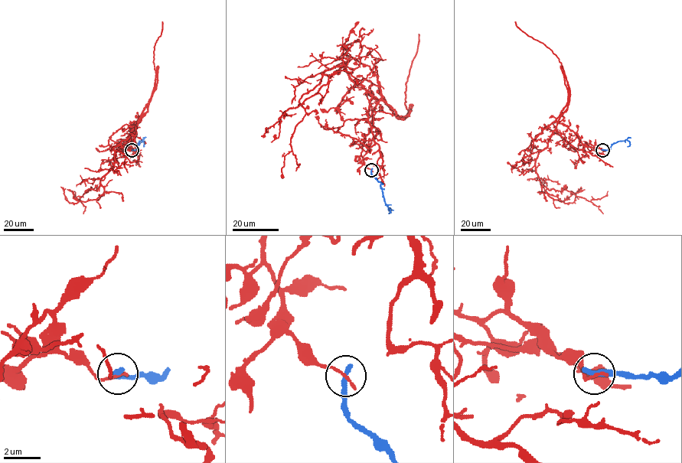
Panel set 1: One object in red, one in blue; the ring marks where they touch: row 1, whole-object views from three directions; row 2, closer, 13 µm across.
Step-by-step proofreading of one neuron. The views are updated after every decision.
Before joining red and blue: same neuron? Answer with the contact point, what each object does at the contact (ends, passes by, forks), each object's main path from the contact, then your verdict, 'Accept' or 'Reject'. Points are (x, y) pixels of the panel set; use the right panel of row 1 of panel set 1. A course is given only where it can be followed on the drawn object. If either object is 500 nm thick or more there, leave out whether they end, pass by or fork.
Place: (602, 150). At the ring red ends. At the ring blue ends. Course of red: (602, 150), (575, 148), (555, 130), (535, 168), (549, 190), (567, 190), (590, 201), (608, 191). Course of blue: (602, 150), (608, 150), (614, 144), (626, 139), (629, 142), (628, 146). Reject

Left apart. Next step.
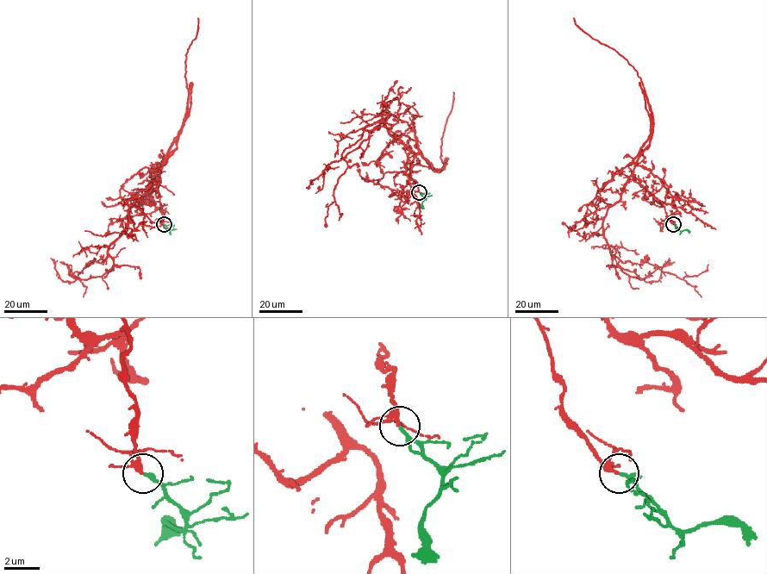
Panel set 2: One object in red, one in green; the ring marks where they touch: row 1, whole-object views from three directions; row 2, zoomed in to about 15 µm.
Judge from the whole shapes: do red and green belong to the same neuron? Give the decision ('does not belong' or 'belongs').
belongs

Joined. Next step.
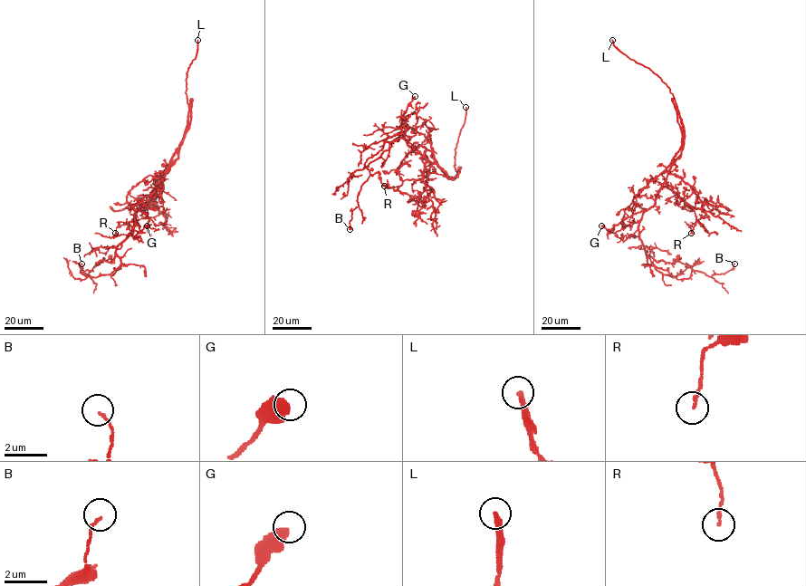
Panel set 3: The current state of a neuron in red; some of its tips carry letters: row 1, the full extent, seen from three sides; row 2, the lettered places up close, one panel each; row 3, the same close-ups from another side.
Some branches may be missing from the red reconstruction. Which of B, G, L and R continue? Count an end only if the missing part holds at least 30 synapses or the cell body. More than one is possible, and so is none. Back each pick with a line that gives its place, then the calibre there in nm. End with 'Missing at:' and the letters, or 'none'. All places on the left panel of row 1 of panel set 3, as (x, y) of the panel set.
L: at (197, 40); 280 nm thick
Missing at: L

